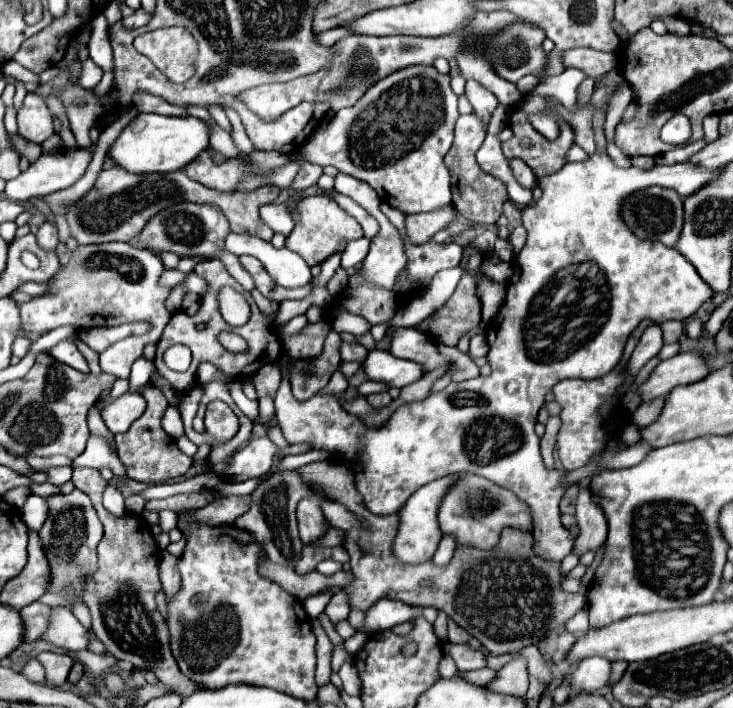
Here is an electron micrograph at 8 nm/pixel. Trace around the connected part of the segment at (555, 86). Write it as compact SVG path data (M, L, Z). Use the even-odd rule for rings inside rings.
M568 67L564 71L564 76L548 77L538 83L534 93L543 97L555 97L570 112L576 107L578 85L587 77L582 75L582 71Z

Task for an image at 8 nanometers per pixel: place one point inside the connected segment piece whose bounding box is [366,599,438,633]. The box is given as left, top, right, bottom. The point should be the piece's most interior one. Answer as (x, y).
(384, 615)

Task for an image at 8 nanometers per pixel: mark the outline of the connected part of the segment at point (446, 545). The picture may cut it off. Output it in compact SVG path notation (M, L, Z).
M442 537L442 541L440 541L440 545L438 545L432 561L436 561L438 565L448 565L450 559L452 559L452 555L454 555L454 549L456 549L454 537Z

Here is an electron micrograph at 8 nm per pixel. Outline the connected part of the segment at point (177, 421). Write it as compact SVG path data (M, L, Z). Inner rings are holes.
M168 407L164 417L162 417L162 427L168 435L172 435L174 439L184 435L184 427L182 427L182 419L180 419L180 411L178 407Z

